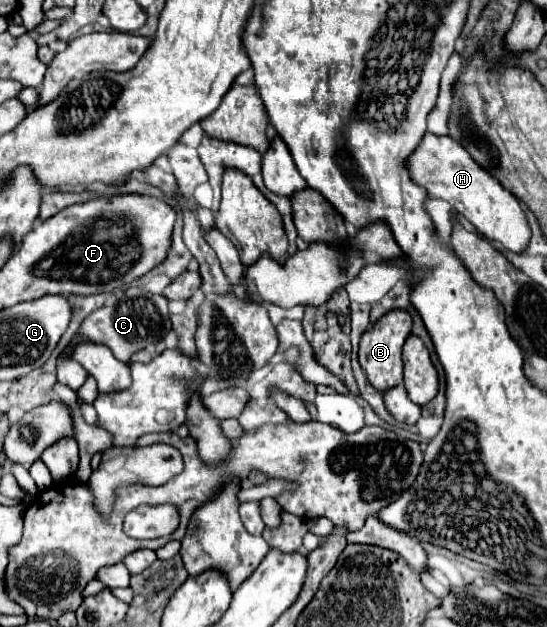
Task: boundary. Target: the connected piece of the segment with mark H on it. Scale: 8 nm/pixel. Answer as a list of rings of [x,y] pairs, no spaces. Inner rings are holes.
[[[425,132],[415,152],[407,158],[405,168],[411,174],[411,180],[427,190],[429,198],[447,200],[487,240],[499,242],[509,252],[521,252],[527,248],[531,230],[519,200],[507,188],[503,188],[495,176],[483,170],[451,136],[435,136]]]

